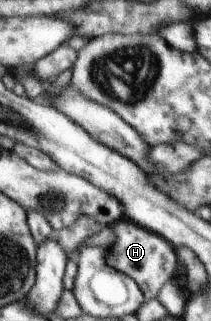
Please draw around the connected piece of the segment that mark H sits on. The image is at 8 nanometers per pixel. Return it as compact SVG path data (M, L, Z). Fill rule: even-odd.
M127 217L115 222L112 228L117 240L112 247L107 247L108 264L135 278L148 300L158 299L179 268L180 258L177 248L168 239L140 226L139 223L135 223Z

